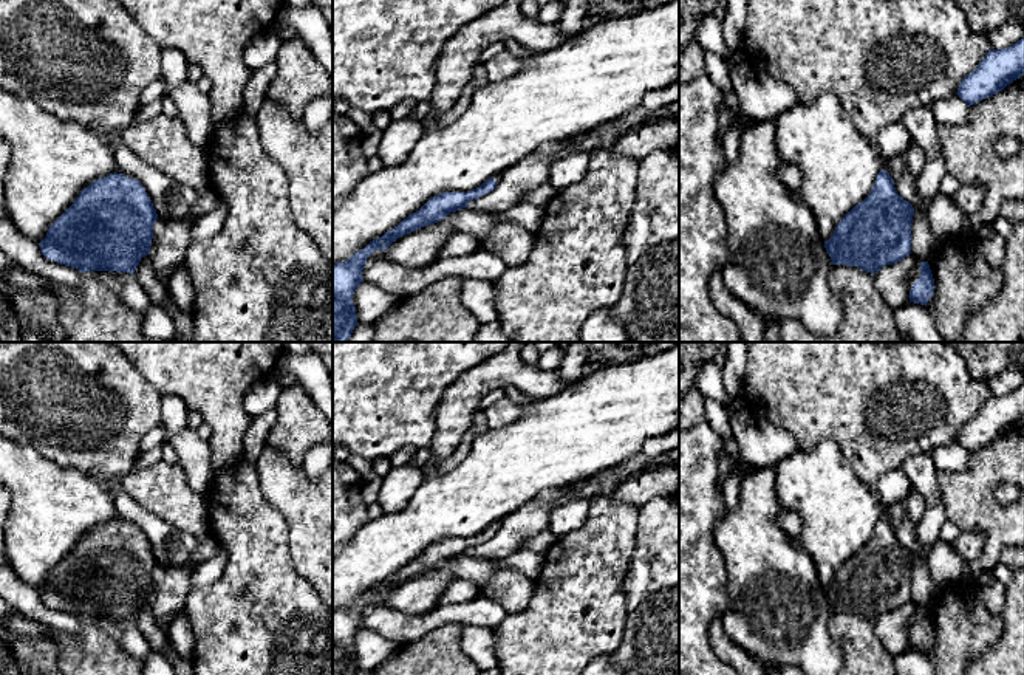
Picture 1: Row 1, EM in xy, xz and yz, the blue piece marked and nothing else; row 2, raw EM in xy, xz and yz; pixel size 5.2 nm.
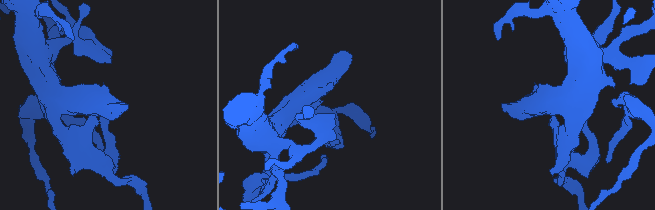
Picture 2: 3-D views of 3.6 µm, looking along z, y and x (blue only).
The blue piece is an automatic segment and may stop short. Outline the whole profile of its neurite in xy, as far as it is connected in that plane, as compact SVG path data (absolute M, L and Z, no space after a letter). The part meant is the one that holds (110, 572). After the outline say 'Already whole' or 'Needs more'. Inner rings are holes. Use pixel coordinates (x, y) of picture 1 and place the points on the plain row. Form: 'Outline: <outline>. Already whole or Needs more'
Outline: M110 520L80 537L76 548L49 573L39 590L48 607L71 613L80 619L116 618L133 621L150 647L166 655L173 647L167 633L156 624L150 593L156 556L142 531L124 520Z. Needs more

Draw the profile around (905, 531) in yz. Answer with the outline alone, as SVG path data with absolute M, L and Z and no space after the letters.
M910 514L902 523L894 526L894 534L903 547L917 556L928 556L930 548L917 542L916 523L911 520Z

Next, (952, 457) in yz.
M957 441L939 446L931 458L937 471L947 472L961 472L968 464L968 452Z

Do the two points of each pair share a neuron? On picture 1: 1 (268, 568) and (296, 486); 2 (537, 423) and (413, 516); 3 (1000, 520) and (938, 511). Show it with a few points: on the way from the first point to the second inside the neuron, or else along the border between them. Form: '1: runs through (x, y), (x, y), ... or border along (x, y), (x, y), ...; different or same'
1: border along (262, 491), (286, 524), (288, 551), (291, 555); different
2: runs through (506, 454), (457, 503), (444, 505); same
3: border along (936, 477), (939, 500), (947, 517); different

